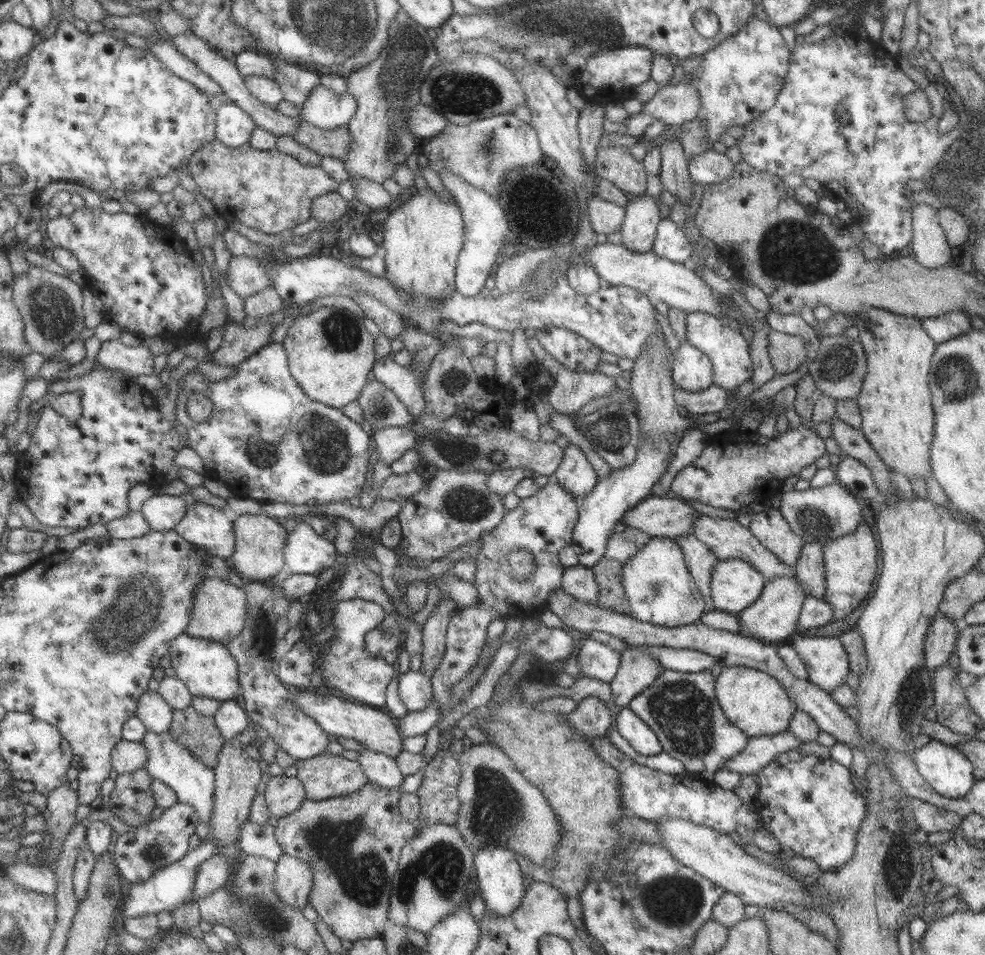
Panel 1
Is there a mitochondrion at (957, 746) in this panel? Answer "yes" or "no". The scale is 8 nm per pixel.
no

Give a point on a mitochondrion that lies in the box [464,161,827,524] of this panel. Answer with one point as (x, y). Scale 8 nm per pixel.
(611, 434)

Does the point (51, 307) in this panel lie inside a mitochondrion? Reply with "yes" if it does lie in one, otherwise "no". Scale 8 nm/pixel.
yes

